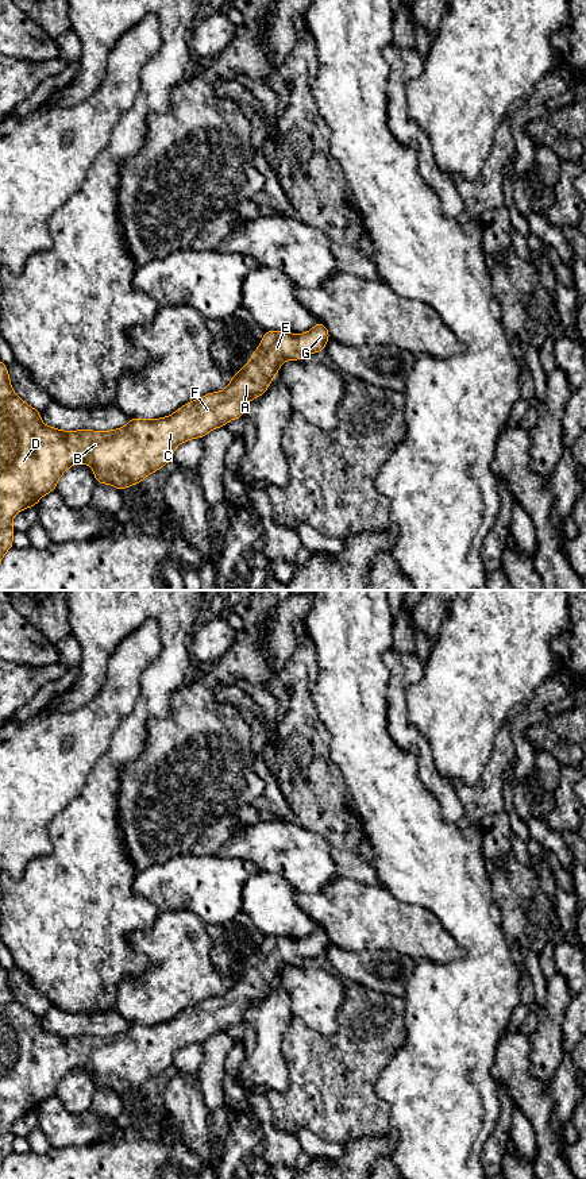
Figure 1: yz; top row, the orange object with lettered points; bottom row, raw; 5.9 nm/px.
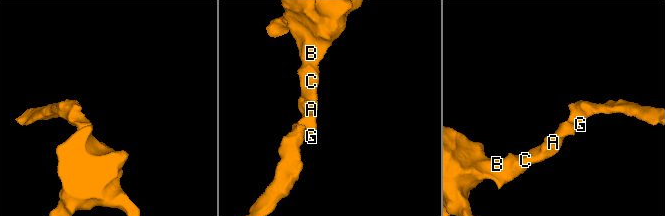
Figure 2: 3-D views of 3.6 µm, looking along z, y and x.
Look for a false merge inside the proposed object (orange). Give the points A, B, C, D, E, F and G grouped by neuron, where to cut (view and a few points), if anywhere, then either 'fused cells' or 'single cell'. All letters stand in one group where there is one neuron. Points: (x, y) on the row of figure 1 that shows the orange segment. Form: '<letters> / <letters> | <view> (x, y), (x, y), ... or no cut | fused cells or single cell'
A B C D E F G | no cut | single cell

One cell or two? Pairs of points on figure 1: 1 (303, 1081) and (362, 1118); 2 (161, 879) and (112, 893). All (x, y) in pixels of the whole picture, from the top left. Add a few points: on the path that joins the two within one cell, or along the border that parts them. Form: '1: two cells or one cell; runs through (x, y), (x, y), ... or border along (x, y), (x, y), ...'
1: one cell; runs through (317, 1081), (347, 1106)
2: two cells; border along (135, 873), (132, 892), (143, 896), (155, 908)

